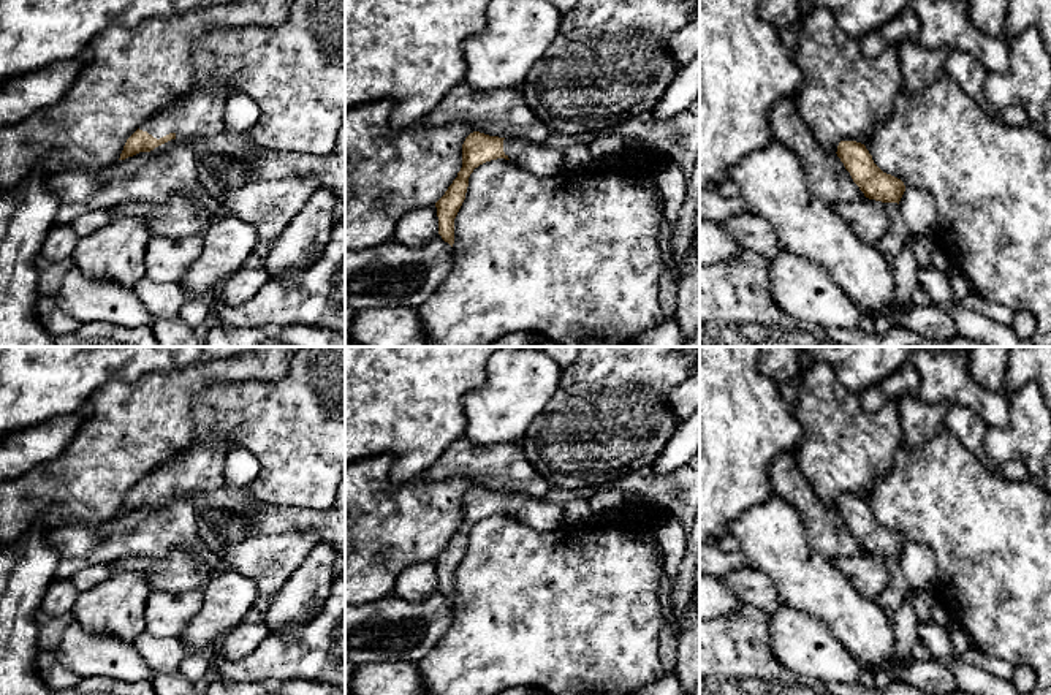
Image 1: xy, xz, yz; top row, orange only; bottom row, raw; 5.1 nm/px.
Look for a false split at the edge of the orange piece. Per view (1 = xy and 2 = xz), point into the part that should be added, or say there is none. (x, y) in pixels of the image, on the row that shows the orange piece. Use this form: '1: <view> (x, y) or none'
1: xy (198, 116)
2: xz (543, 160)

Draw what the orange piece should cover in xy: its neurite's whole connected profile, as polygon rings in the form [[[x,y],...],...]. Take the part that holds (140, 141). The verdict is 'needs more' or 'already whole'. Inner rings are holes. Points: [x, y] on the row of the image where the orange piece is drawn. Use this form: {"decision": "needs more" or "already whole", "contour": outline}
{"decision": "needs more", "contour": [[[214,79],[150,116],[125,142],[119,160],[139,152],[161,150],[174,139],[190,142],[207,139],[225,128],[223,112],[236,90],[223,79]]]}

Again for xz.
{"decision": "needs more", "contour": [[[480,131],[470,133],[462,144],[462,168],[435,203],[438,217],[438,234],[451,247],[454,244],[454,218],[465,199],[469,177],[480,165],[505,158],[518,168],[538,177],[552,177],[567,171],[562,149],[546,144],[535,144],[511,138],[489,136]]]}

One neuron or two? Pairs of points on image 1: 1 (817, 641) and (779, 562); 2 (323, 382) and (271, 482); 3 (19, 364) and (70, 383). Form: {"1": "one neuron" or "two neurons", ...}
{"1": "two neurons", "2": "one neuron", "3": "one neuron"}

